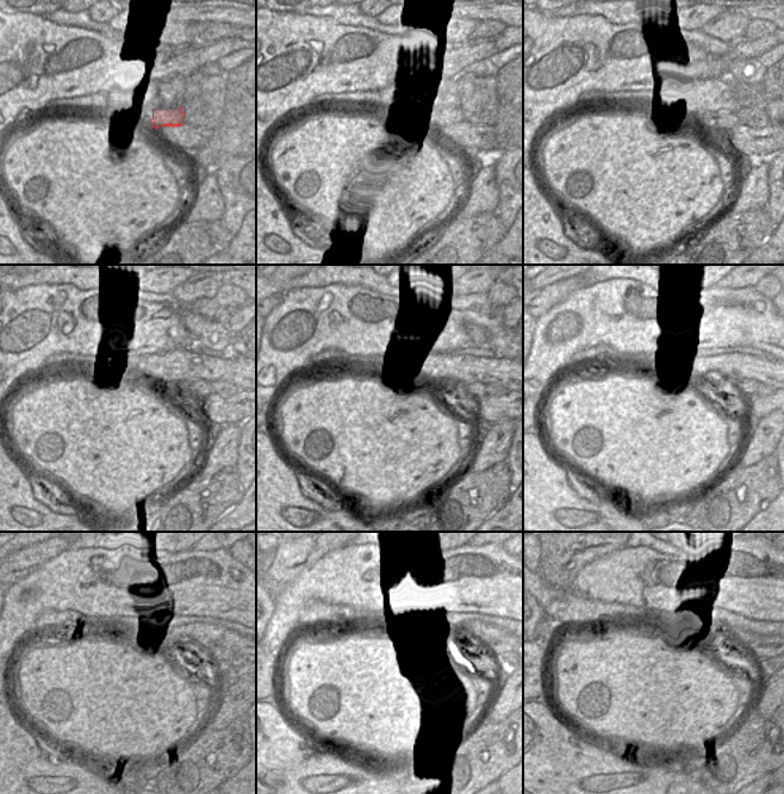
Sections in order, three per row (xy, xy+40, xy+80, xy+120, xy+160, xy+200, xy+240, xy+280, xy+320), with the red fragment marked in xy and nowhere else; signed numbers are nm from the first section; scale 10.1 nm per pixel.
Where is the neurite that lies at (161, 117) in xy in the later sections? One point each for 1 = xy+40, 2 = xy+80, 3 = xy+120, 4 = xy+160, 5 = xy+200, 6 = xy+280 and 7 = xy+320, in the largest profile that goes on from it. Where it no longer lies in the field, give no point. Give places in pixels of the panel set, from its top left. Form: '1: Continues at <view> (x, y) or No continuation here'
1: Continues at xy+40 (439, 118)
2: Continues at xy+80 (725, 118)
3: Continues at xy+120 (200, 389)
4: Continues at xy+160 (474, 389)
5: Continues at xy+200 (745, 386)
6: Continues at xy+280 (493, 649)
7: Continues at xy+320 (761, 646).

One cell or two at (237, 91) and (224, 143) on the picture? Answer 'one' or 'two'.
one

